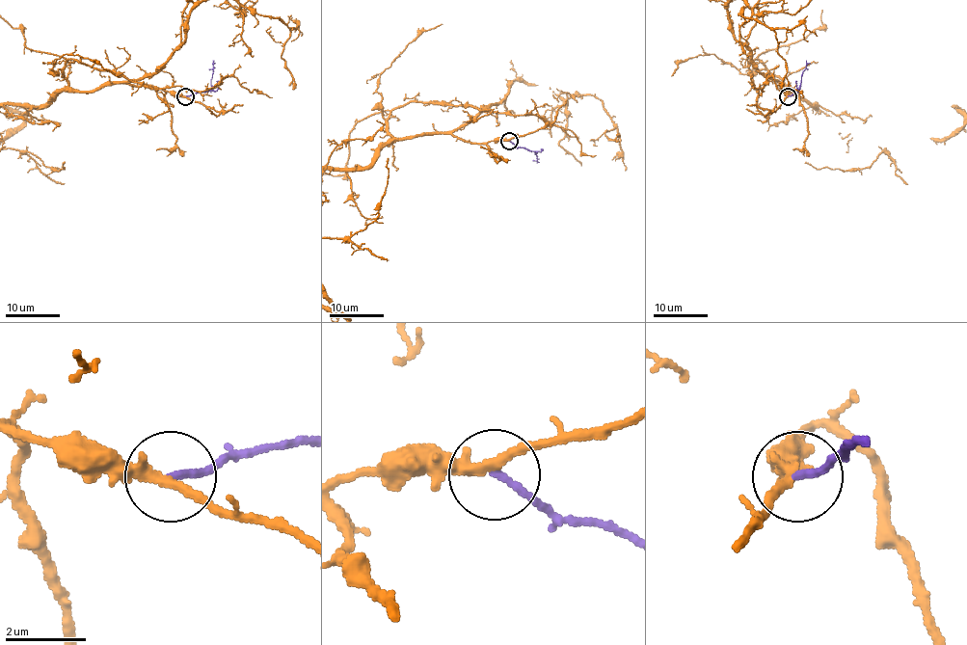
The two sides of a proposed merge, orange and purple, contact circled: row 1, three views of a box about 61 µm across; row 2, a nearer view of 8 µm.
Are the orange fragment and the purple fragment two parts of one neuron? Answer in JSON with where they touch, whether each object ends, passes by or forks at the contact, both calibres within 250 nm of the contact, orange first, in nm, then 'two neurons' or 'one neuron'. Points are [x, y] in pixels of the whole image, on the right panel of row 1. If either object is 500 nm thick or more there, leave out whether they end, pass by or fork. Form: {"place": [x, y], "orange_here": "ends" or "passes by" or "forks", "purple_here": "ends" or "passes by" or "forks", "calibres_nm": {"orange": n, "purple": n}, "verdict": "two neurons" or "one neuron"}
{"place": [788, 96], "orange_here": "passes by", "purple_here": "ends", "calibres_nm": {"orange": 280, "purple": 180}, "verdict": "one neuron"}

